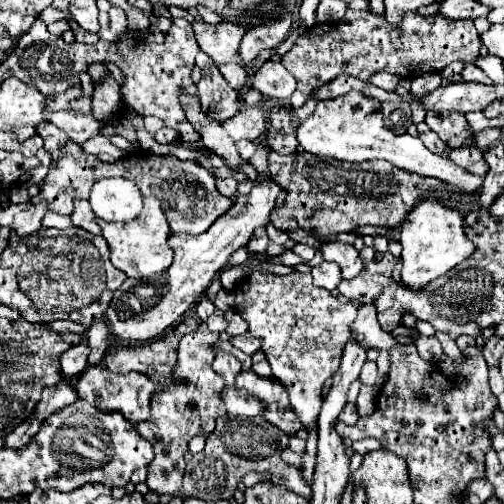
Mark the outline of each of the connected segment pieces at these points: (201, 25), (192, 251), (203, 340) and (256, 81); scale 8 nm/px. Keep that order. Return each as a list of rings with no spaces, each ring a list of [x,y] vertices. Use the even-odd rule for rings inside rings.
[[[197,21],[199,47],[217,63],[239,63],[237,47],[243,33],[245,31],[241,27],[229,21],[221,21],[217,25]]]
[[[259,181],[249,195],[235,197],[231,209],[221,215],[205,233],[171,235],[169,245],[175,255],[173,265],[163,273],[151,275],[149,279],[125,279],[123,285],[115,291],[113,301],[107,309],[107,323],[111,325],[111,333],[123,341],[153,341],[163,335],[167,327],[175,325],[189,309],[189,305],[199,299],[201,293],[205,293],[229,257],[239,247],[249,243],[257,227],[267,225],[279,191],[281,187],[273,181]]]
[[[199,323],[199,327],[183,335],[177,349],[177,365],[173,367],[173,377],[179,379],[177,387],[183,389],[165,389],[153,395],[151,399],[151,417],[145,423],[137,423],[135,431],[143,435],[155,447],[155,459],[147,467],[147,487],[157,495],[173,495],[179,491],[179,483],[185,471],[185,451],[187,443],[197,433],[211,433],[215,429],[217,417],[227,415],[227,409],[221,401],[221,391],[225,387],[223,377],[215,375],[211,363],[217,355],[215,345],[219,343],[219,333],[211,333],[207,323]]]
[[[267,61],[251,79],[251,87],[269,99],[287,101],[295,91],[295,77],[275,61]]]

